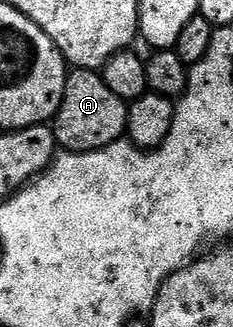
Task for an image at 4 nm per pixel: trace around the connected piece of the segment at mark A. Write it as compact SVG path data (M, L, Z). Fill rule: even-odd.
M72 69L67 76L61 108L53 119L55 141L64 151L73 154L104 150L126 135L127 107L128 103L105 84L102 73Z

